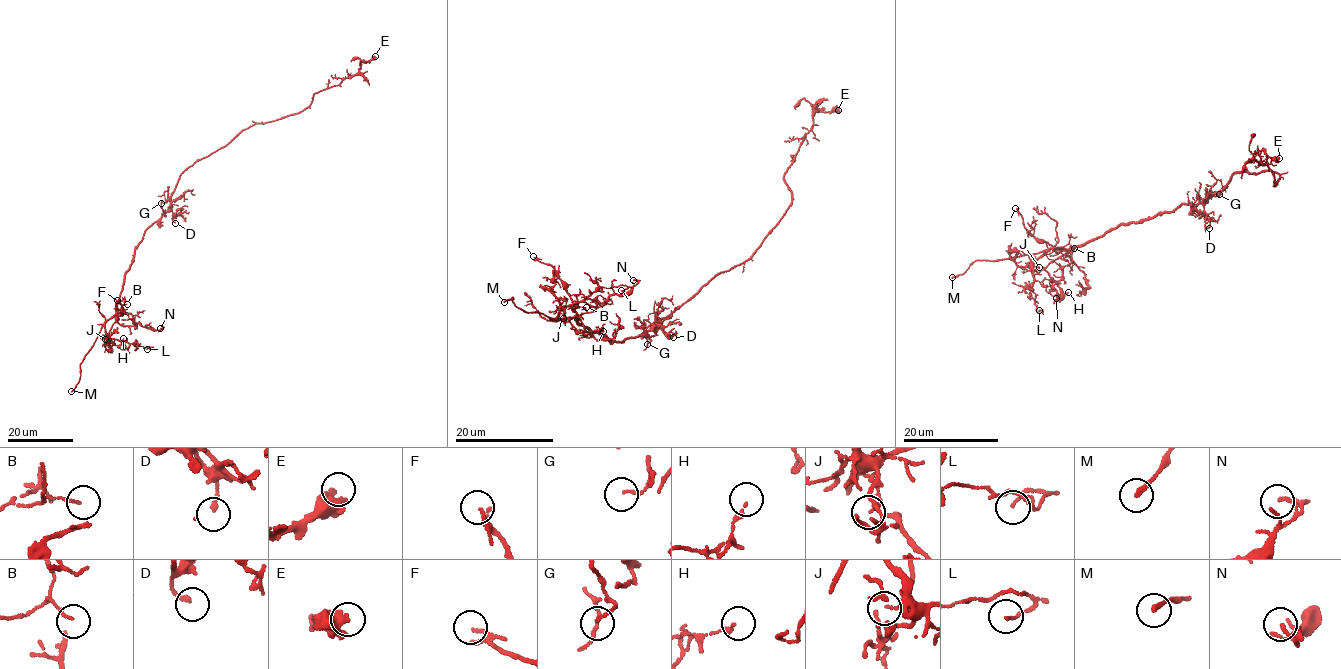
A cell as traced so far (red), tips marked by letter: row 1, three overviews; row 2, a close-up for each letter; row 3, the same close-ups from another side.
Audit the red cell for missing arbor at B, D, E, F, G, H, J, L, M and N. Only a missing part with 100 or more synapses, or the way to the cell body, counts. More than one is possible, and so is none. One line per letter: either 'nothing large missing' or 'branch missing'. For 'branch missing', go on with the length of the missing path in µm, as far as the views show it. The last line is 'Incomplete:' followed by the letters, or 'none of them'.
B: nothing large missing
D: nothing large missing
E: nothing large missing
F: nothing large missing
G: nothing large missing
H: nothing large missing
J: nothing large missing
L: nothing large missing
M: branch missing | 3 µm
N: nothing large missing
Incomplete: M

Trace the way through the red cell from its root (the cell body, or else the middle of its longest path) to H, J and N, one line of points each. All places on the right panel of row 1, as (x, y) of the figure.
H: (1230, 180), (1203, 202), (1184, 203), (1125, 223), (1048, 264), (1045, 271), (1057, 292), (1068, 292)
J: (1230, 180), (1203, 202), (1184, 203), (1125, 223), (1066, 251), (1052, 247), (1034, 261), (1039, 267)
N: (1230, 180), (1203, 202), (1184, 203), (1125, 223), (1071, 249), (1072, 260), (1057, 285), (1060, 300), (1056, 298)

